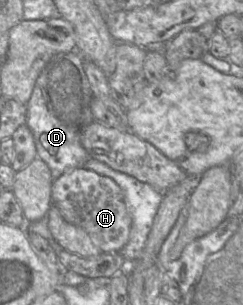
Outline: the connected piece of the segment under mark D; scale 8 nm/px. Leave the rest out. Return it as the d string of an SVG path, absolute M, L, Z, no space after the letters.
M75 51L53 55L41 70L27 103L25 124L33 134L37 157L47 164L53 179L72 169L83 167L88 160L92 159L80 142L81 128L94 120L90 109L94 93L83 64L84 56L77 55Z

